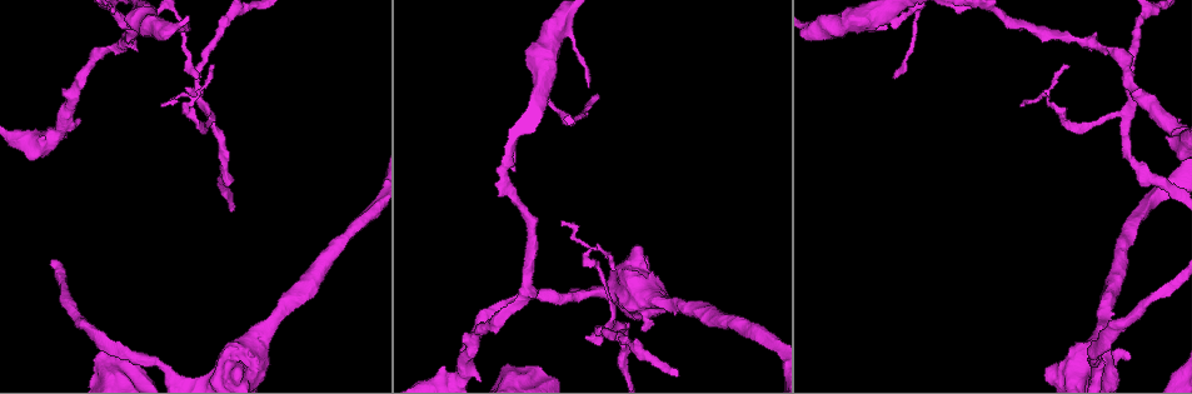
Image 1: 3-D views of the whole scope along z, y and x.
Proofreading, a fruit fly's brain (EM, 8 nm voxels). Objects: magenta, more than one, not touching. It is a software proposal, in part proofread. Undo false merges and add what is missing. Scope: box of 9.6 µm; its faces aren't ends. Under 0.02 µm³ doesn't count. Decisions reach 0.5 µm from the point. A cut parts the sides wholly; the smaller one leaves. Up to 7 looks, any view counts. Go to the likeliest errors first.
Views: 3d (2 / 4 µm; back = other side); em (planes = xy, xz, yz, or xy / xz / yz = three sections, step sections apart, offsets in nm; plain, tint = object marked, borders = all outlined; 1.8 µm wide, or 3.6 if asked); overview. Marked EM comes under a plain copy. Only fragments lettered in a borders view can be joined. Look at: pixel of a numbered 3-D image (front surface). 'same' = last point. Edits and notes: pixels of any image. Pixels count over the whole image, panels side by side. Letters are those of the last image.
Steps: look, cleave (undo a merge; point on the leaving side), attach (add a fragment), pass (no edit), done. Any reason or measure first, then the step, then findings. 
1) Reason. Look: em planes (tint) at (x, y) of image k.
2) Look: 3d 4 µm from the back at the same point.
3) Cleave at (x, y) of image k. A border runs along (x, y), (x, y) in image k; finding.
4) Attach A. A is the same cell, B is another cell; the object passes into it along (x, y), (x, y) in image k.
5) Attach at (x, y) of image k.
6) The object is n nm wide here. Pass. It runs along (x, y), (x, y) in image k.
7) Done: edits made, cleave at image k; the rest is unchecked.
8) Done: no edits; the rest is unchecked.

Free end. Look: 3d 4 µm at (187, 27) of image 1.

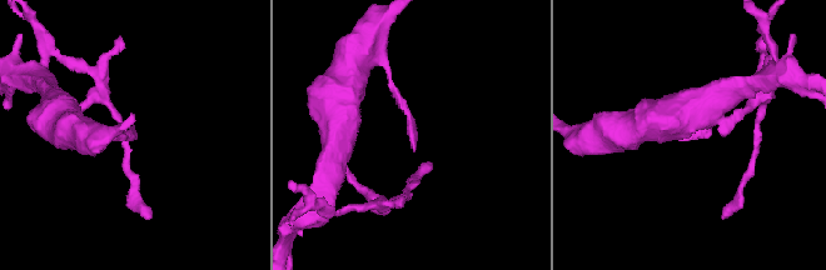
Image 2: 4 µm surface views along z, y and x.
Look: em planes (borders) at (711, 132) of image 2.

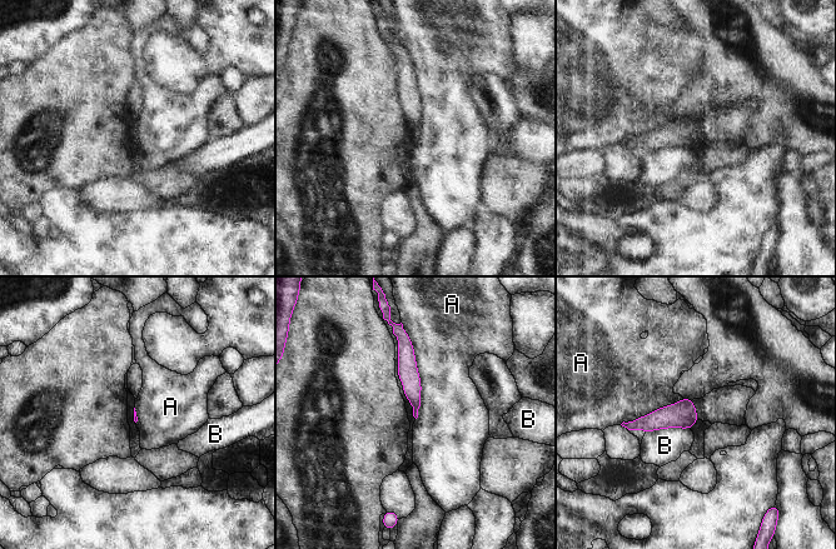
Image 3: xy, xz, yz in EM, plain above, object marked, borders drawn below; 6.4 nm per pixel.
Pass. A and B are other cells; a border runs along (404, 330), (421, 384), (416, 419) in image 3; none of them fits.

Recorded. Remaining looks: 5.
Thick turns thin. Look: em yz step 4 (tint) at (1121, 113) of image 1.

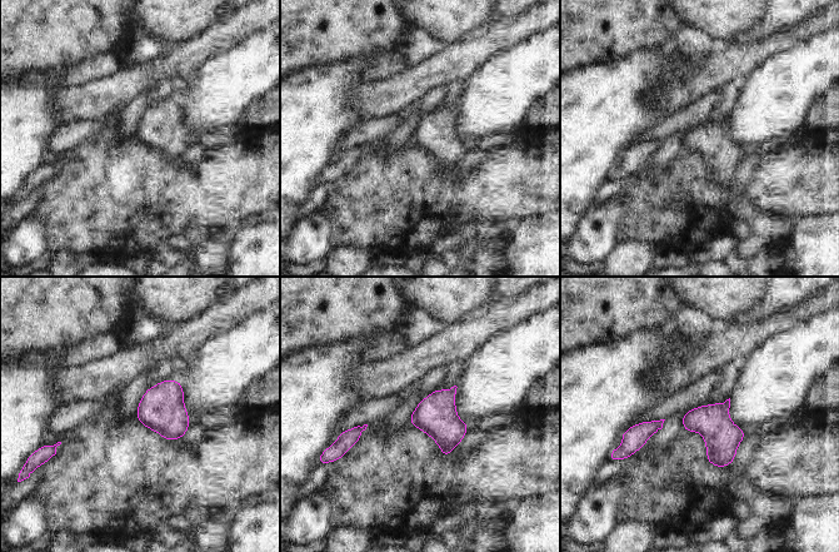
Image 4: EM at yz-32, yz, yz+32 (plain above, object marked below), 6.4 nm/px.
Look: em planes (borders) at the same point.

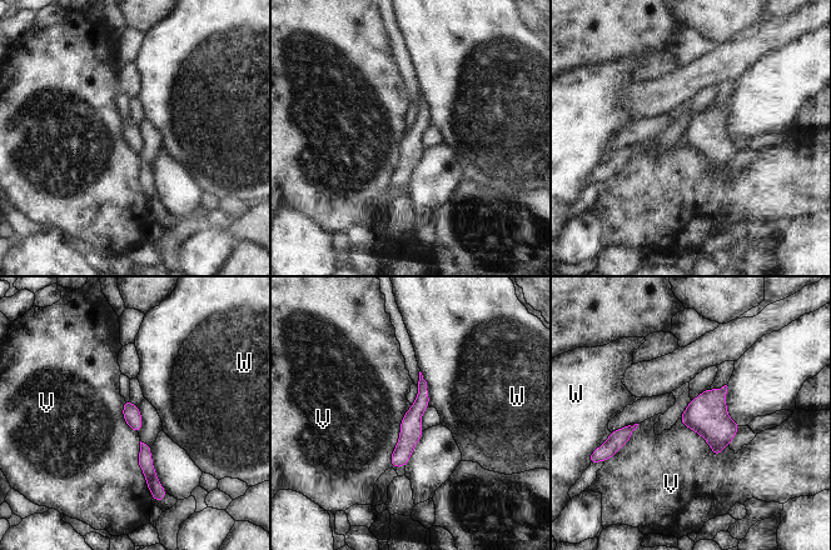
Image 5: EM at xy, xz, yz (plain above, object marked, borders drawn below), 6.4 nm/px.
The object is 110 nm wide here. Pass. V and W are other cells; one cell here.

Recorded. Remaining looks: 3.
Done: no edits; the rest is unchecked.

